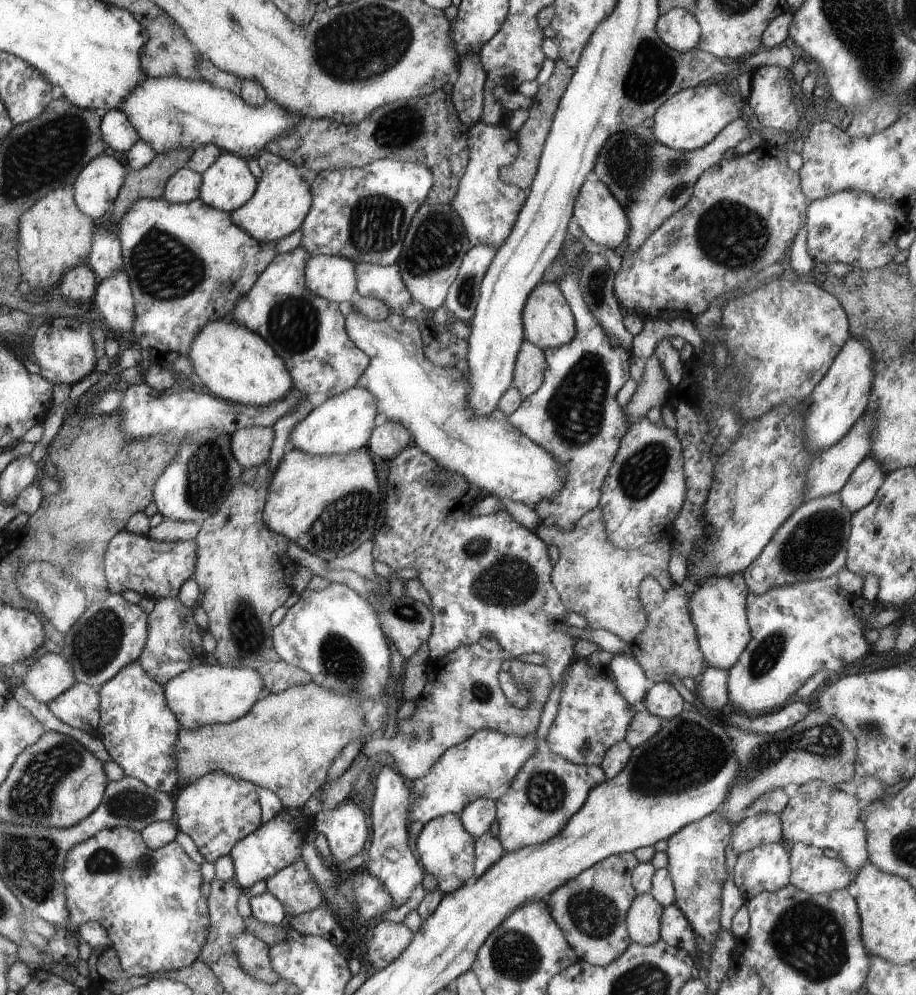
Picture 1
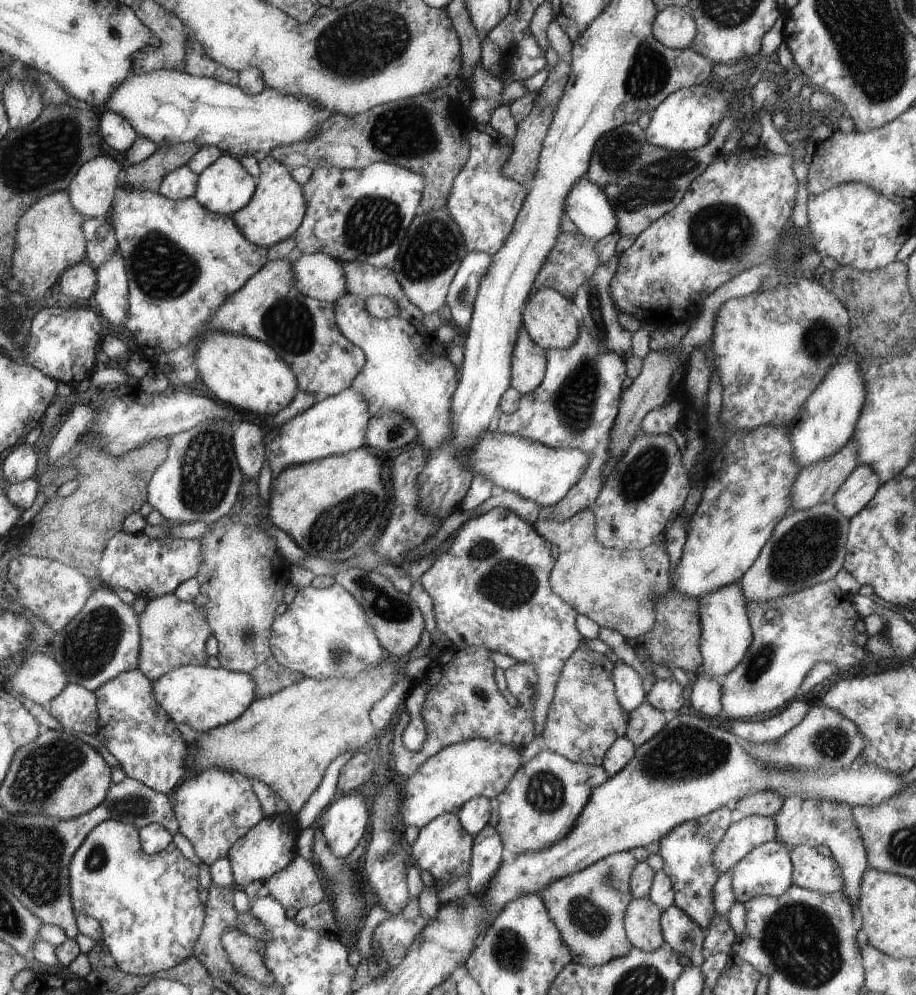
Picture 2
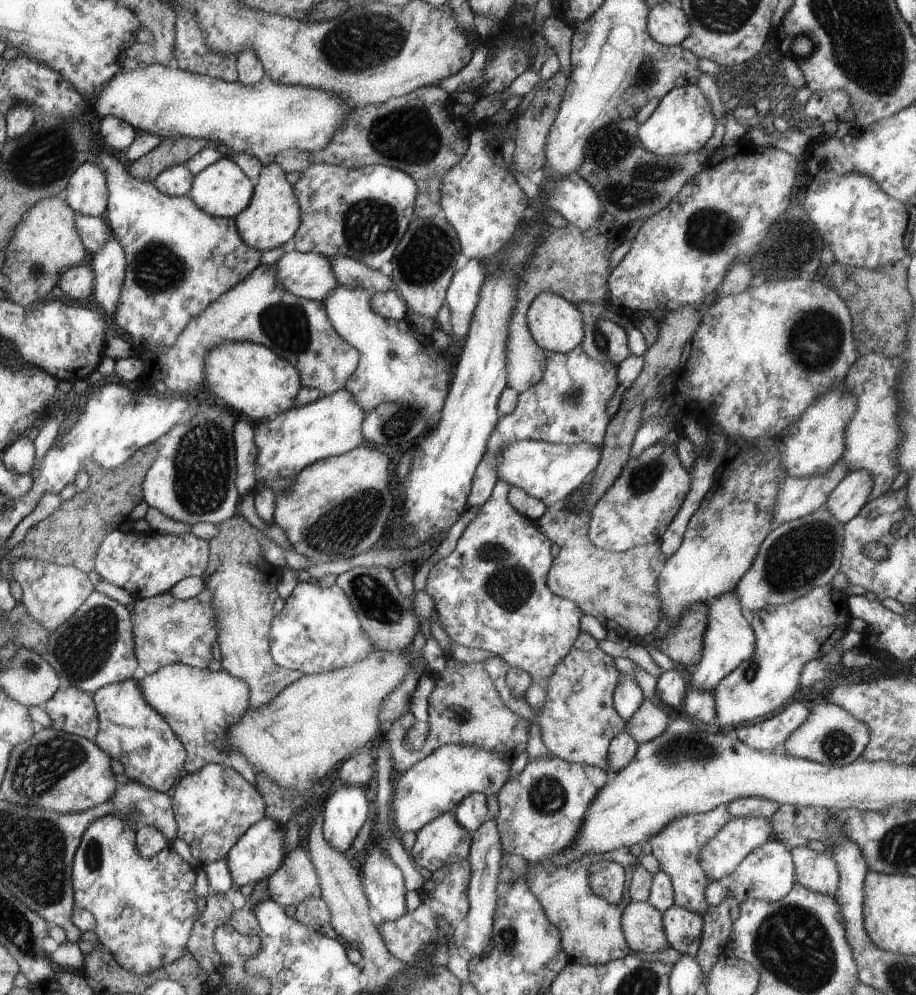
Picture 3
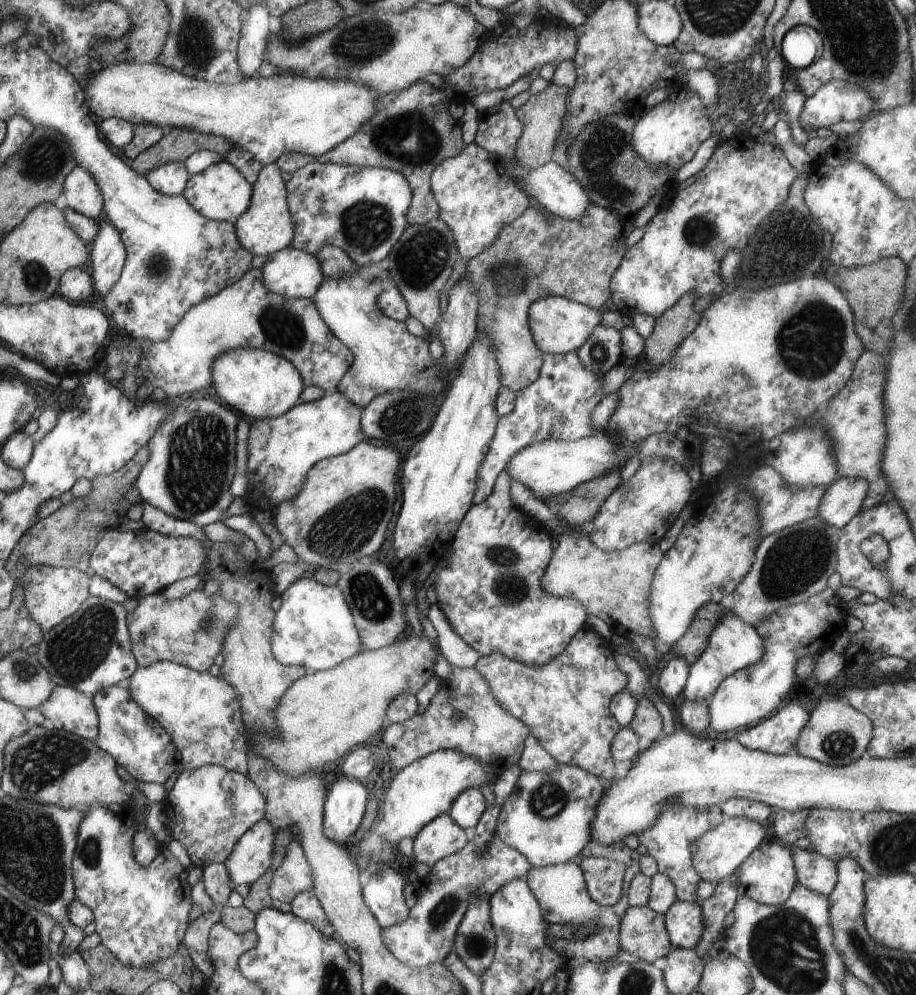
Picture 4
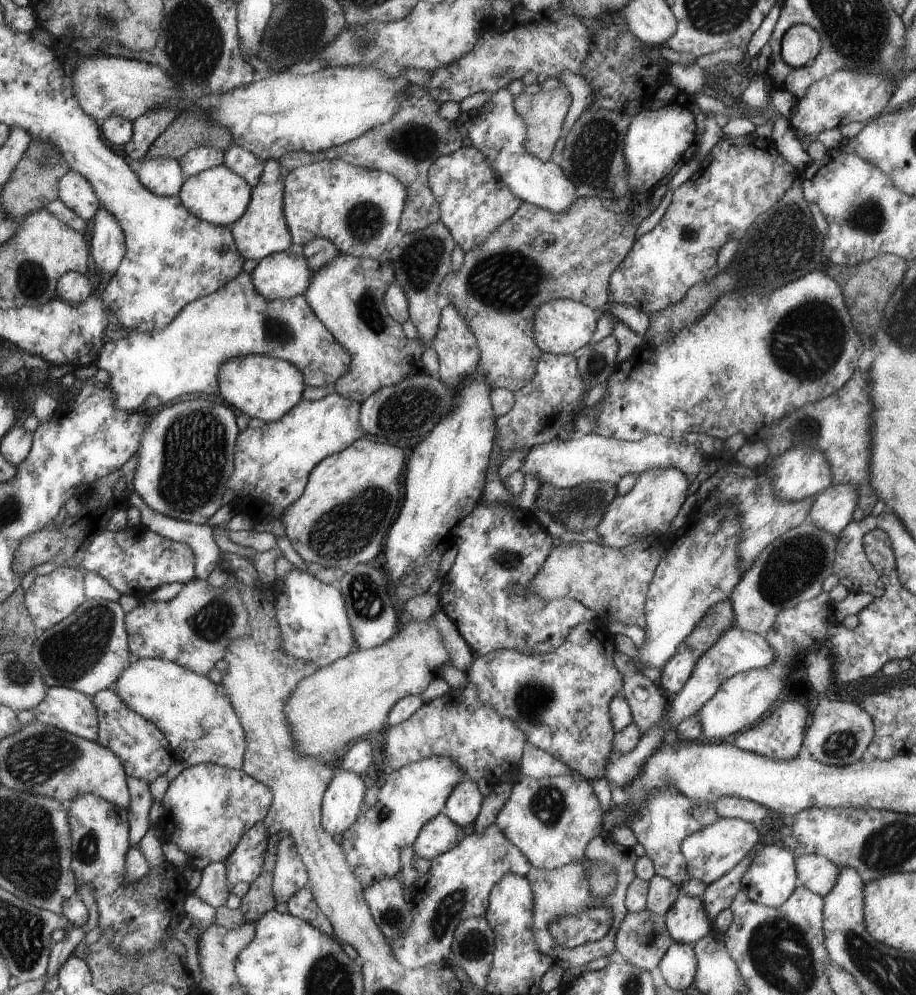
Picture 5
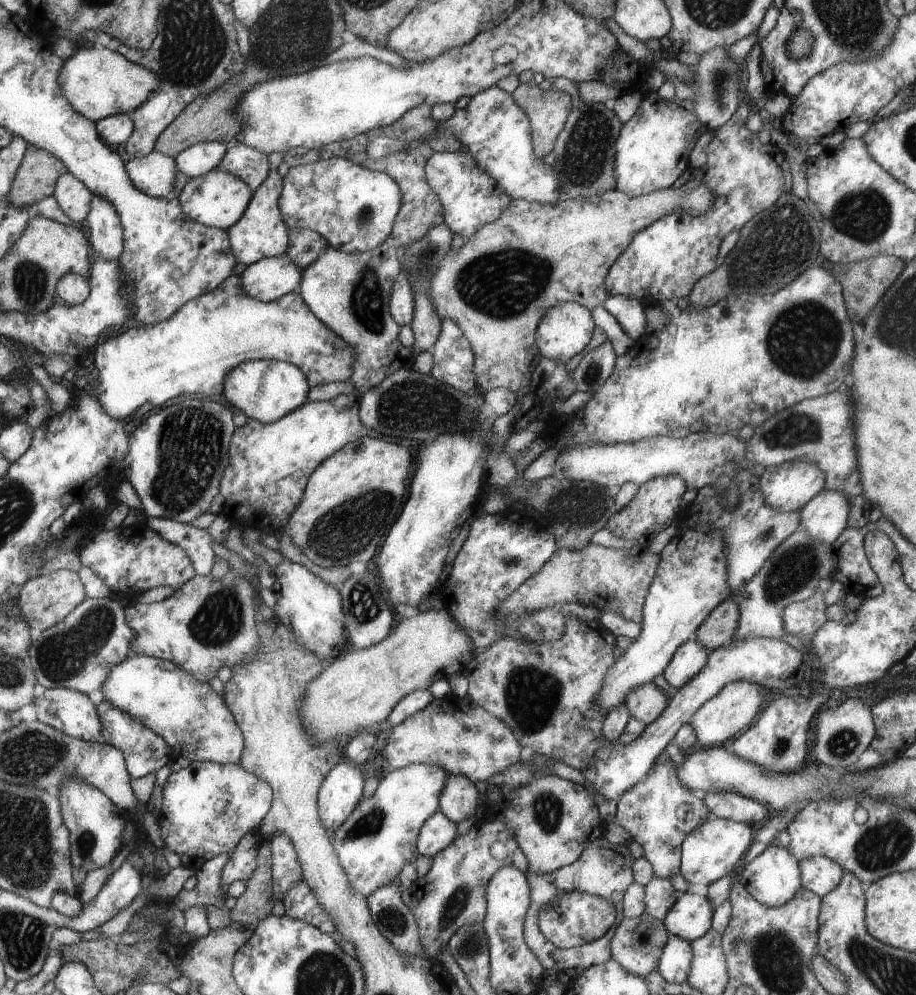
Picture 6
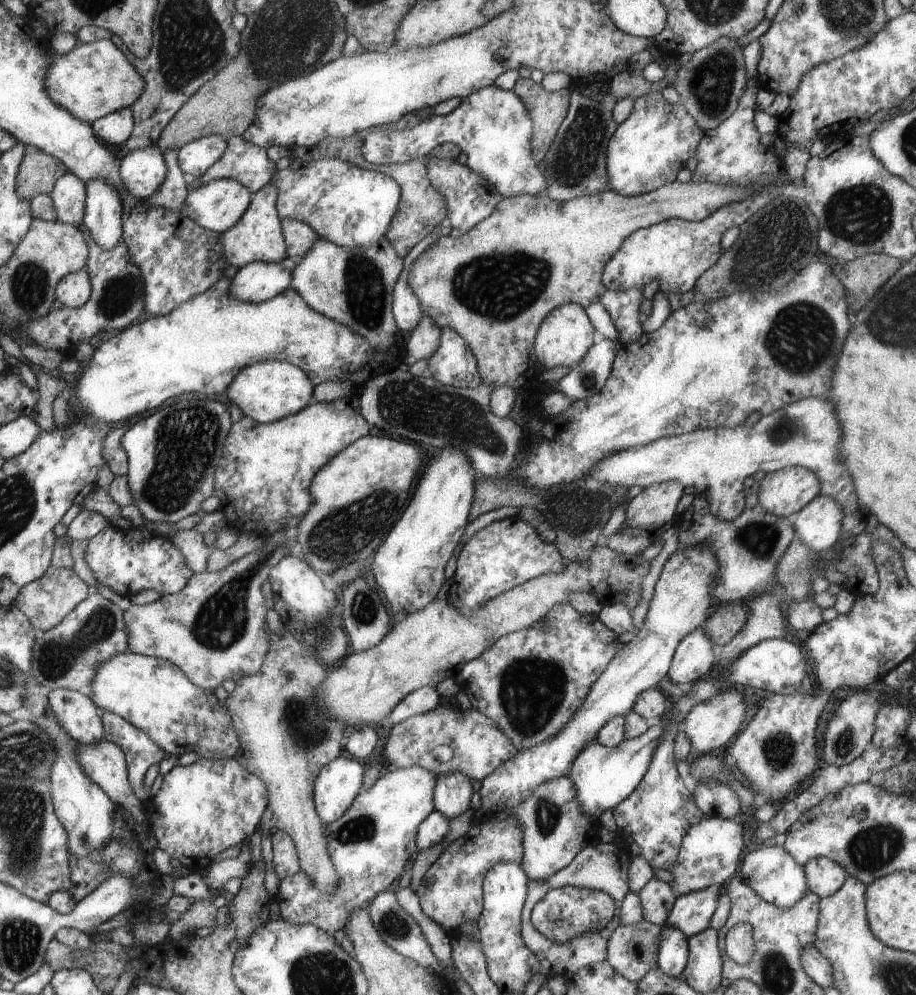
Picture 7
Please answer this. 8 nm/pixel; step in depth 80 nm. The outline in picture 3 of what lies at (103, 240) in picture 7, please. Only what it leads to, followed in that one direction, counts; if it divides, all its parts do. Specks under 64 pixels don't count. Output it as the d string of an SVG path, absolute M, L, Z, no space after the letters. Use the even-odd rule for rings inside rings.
M112 236L100 252L93 256L90 264L97 276L94 298L107 315L115 316L122 297L125 269L128 266L125 249Z

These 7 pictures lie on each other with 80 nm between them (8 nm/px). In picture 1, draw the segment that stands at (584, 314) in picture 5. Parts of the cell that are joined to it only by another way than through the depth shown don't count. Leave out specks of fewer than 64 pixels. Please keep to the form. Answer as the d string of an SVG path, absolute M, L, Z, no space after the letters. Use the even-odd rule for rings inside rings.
M542 281L528 295L522 311L523 335L541 351L558 348L570 342L576 332L574 315L556 282Z

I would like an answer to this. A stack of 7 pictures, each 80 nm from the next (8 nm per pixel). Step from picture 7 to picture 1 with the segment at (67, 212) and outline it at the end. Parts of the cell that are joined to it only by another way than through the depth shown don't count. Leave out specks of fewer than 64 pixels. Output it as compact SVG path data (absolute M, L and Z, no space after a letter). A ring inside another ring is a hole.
M107 154L93 158L74 181L77 205L90 218L105 221L127 175L116 158Z

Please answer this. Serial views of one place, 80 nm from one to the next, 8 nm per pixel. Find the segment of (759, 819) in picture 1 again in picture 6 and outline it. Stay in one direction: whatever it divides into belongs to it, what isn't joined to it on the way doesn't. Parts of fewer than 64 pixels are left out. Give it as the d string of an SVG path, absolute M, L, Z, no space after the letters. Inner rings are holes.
M711 816L682 841L680 873L692 886L708 886L719 878L734 873L733 870L743 860L744 853L754 839L755 832L748 823Z

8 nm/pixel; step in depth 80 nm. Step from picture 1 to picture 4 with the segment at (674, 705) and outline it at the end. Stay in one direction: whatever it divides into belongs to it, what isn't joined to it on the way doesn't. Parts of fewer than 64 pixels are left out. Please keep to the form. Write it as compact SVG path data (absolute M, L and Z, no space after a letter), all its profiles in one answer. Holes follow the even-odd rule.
M674 657L668 660L668 664L660 672L656 682L656 692L673 704L683 690L689 675L690 664L682 657Z

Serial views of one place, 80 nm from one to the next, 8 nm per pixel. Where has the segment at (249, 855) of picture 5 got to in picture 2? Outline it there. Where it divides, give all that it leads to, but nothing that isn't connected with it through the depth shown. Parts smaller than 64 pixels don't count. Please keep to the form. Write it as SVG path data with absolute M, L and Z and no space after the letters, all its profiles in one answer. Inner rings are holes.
M290 811L277 812L253 826L229 850L228 857L233 870L234 886L242 889L256 880L264 883L267 878L286 868L296 856L296 839L301 832L298 829L298 818Z

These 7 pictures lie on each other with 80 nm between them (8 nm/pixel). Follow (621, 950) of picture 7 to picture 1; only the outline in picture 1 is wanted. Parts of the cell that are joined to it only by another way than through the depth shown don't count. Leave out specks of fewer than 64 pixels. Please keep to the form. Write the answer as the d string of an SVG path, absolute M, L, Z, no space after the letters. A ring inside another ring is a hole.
M651 892L637 894L626 915L627 931L632 942L649 945L660 939L663 906Z

